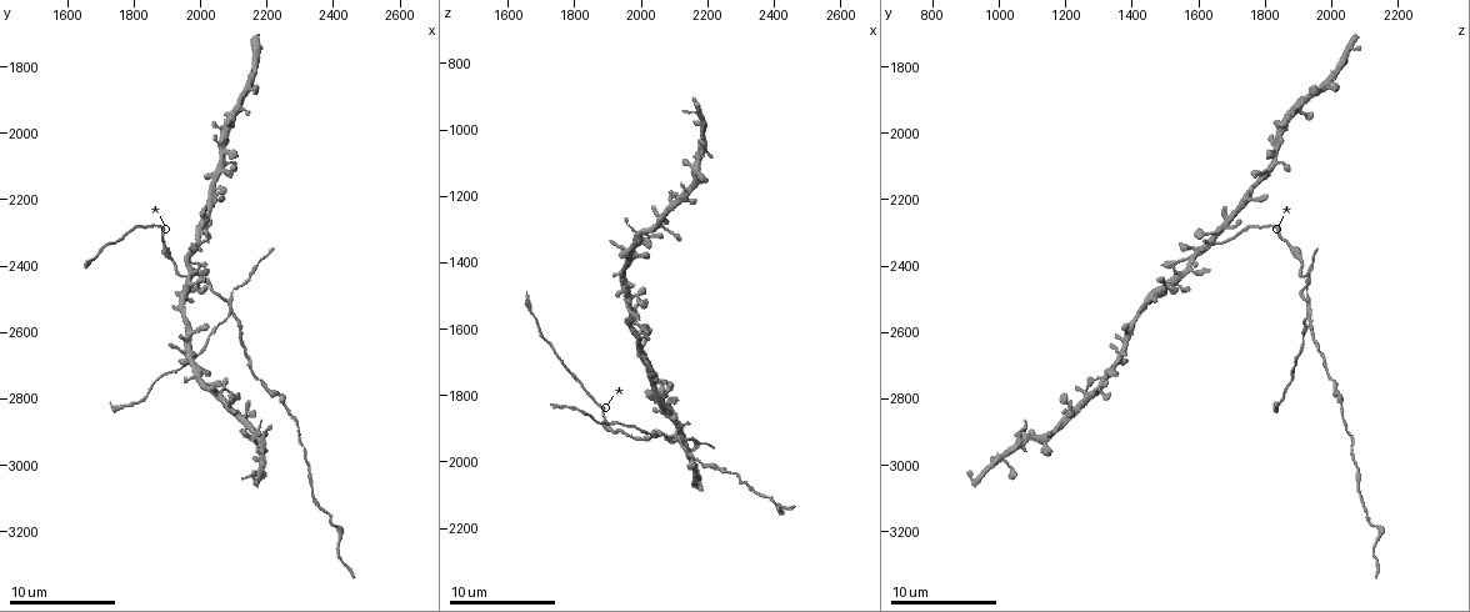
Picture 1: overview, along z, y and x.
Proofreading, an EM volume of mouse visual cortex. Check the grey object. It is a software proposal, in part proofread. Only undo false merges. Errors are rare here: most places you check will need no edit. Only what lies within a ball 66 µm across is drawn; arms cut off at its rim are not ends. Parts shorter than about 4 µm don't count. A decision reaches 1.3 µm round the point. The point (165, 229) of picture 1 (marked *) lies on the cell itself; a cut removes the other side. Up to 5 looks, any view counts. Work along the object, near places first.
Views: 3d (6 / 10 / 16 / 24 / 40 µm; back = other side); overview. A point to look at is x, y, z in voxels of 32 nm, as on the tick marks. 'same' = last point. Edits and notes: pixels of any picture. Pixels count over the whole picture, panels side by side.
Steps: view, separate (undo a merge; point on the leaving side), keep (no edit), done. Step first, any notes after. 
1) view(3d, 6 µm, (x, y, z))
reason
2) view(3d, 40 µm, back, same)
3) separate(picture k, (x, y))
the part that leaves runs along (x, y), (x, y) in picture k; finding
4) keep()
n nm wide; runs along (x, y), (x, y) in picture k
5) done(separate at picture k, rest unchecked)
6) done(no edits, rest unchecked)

view(3d, 6 µm, (2100, 2550, 1940))
arms part here

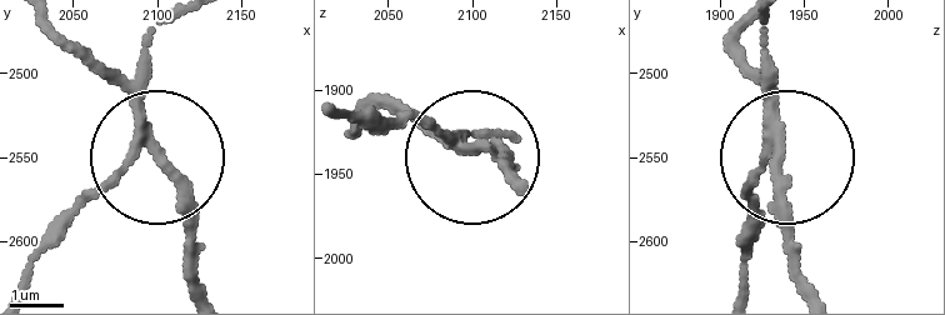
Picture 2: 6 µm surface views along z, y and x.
separate(picture 2, (110, 184))
3 arms; the part that leaves runs along (134, 111), (129, 160), (26, 281) in picture 2; two cells meet here

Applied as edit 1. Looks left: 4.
view(overview)
see it whole again

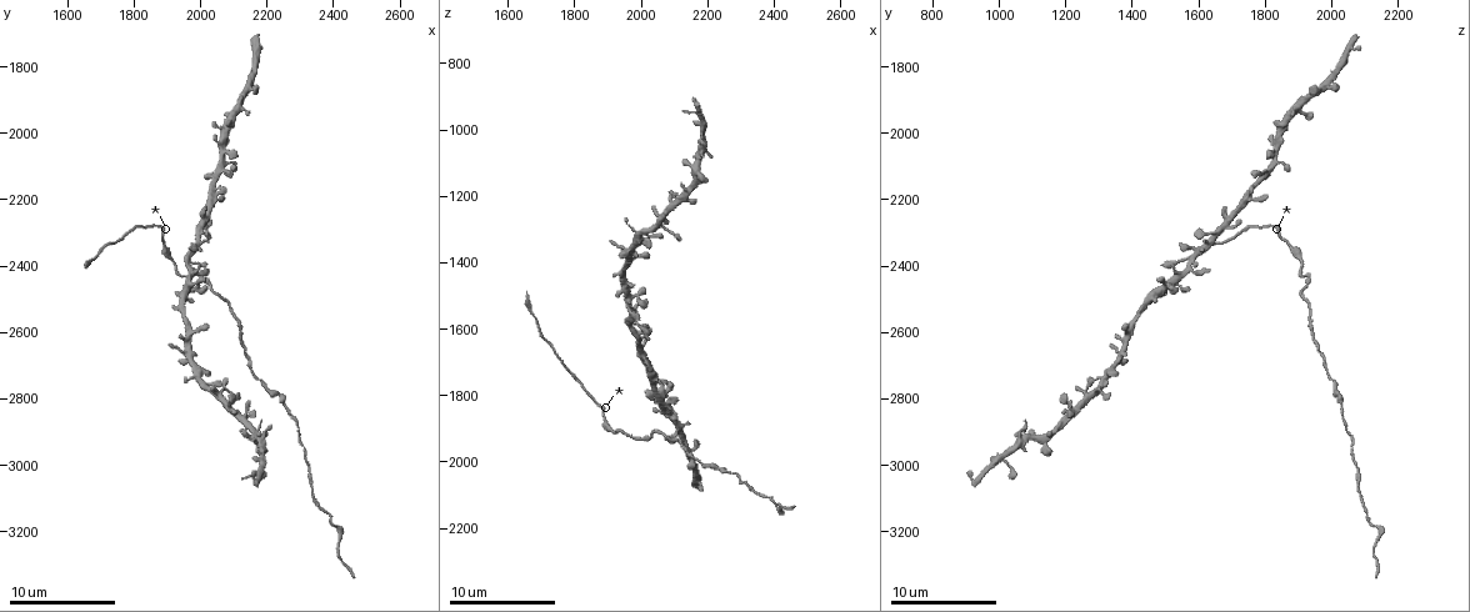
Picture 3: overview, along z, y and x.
view(3d, 10 µm, (2020, 2240, 1700))
branch point

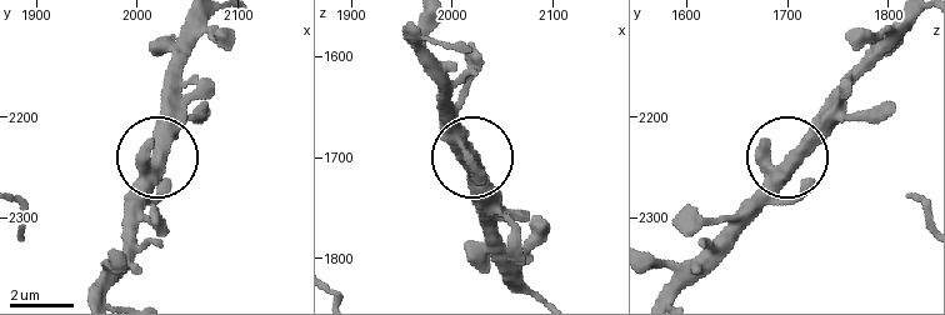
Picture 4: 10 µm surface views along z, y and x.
view(3d, 6 µm, (2018, 2242, 1702))
closer look

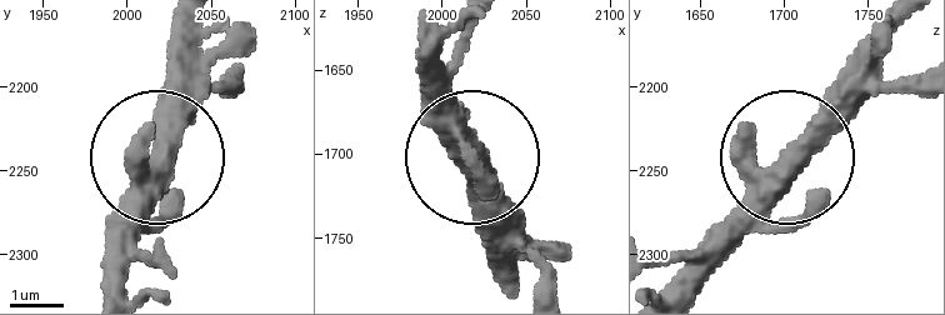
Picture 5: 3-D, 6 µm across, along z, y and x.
keep()
side arm 23 µm; continuous, no second cell

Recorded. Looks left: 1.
view(3d, 16 µm, (2200, 2750, 2010))
calibre changes

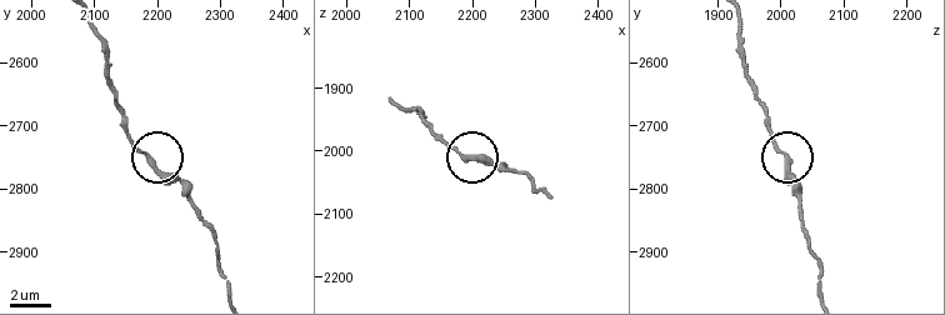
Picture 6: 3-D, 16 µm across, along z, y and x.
keep()
runs along (86, 23), (96, 38), (124, 128), (199, 206) in picture 6; one cell here

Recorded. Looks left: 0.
done(separate at picture 2, rest unchecked)

